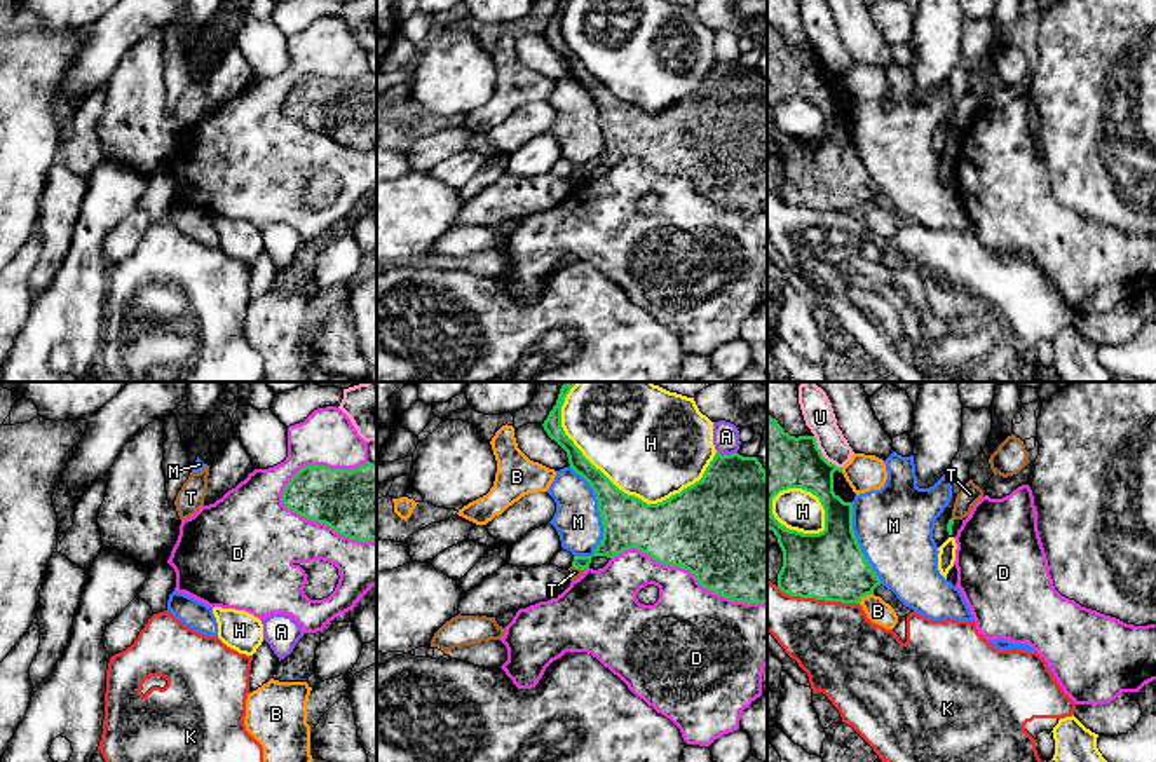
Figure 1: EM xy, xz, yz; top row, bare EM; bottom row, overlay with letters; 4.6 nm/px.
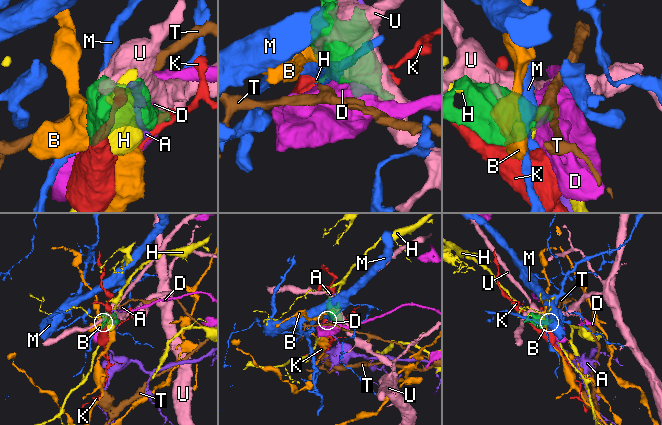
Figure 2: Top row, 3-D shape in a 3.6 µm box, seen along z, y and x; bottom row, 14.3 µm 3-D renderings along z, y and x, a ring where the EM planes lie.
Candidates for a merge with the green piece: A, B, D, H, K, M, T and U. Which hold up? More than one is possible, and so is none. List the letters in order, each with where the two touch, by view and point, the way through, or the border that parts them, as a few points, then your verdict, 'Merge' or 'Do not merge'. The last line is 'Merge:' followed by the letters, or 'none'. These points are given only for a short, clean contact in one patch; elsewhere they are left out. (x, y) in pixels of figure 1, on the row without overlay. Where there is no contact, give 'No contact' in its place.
A: Touches green at xz (727, 65). Do not merge
B: Touches green at yz (865, 204). Do not merge
D: Touches green at xy (321, 131). Do not merge
H: Touches green at xz (621, 100). Do not merge
K: Touches green at yz (818, 208). Do not merge
M: Touches green at xz (598, 119). Do not merge
T: Touches green at xz (579, 176). Boundary: xz (572, 175), (584, 180). Do not merge
U: Touches green at yz (822, 65). Do not merge
Merge: none

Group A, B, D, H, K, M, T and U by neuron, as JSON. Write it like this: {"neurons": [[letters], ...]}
{"neurons": [["A"], ["B"], ["D"], ["H"], ["K"], ["M"], ["T"], ["U"]]}

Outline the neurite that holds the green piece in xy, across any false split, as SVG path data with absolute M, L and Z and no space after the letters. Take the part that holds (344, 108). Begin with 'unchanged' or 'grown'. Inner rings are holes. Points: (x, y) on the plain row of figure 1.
unchanged; M377 73L356 78L305 75L286 94L282 113L343 146L377 148Z

